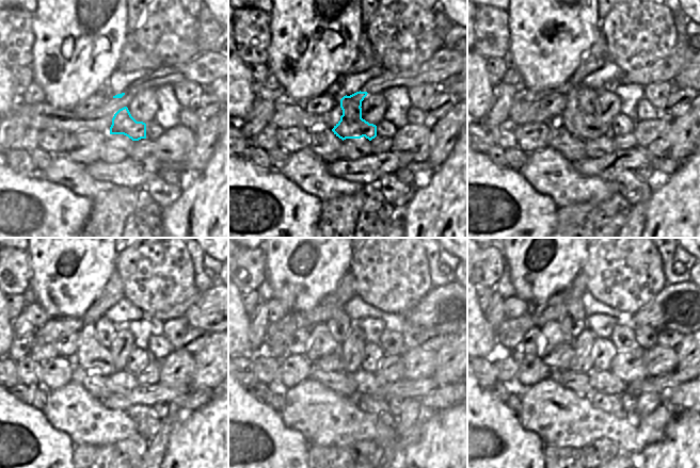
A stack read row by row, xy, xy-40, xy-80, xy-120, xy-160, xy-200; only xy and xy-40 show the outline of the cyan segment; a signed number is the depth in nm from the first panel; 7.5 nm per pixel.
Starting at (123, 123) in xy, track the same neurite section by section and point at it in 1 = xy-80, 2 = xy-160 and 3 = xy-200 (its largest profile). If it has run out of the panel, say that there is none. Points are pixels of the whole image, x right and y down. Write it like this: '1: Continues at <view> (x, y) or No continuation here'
1: Continues at xy-80 (578, 117)
2: Continues at xy-160 (323, 351)
3: Continues at xy-200 (557, 352).

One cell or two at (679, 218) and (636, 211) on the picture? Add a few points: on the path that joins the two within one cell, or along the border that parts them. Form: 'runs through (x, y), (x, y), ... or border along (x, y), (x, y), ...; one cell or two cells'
border along (648, 203), (645, 224), (642, 226); two cells

